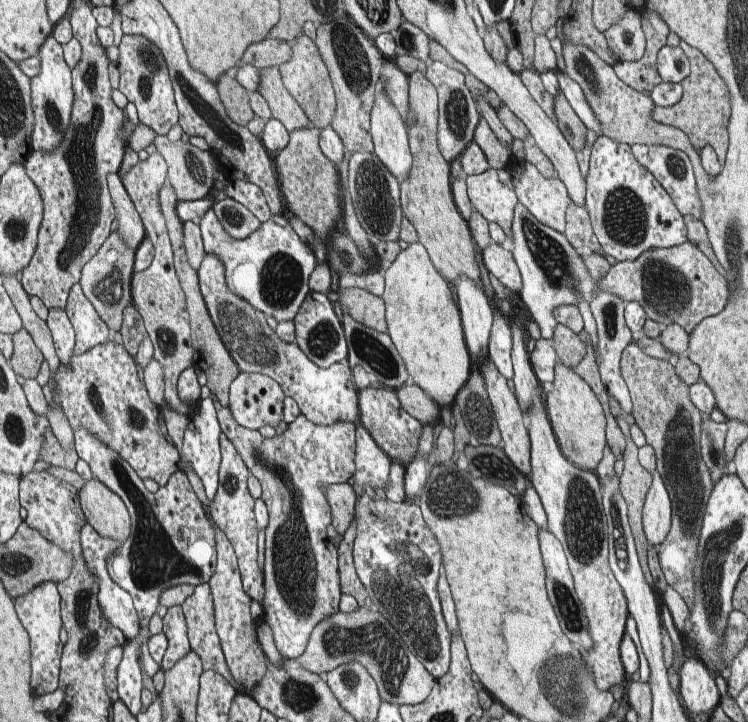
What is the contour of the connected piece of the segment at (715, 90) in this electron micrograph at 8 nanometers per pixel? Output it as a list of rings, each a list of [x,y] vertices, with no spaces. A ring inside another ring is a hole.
[[[680,40],[680,48],[688,56],[690,62],[690,74],[681,82],[683,96],[678,104],[664,108],[654,106],[652,119],[666,126],[673,126],[683,130],[691,139],[692,146],[699,151],[704,146],[712,146],[716,151],[718,160],[722,163],[729,145],[728,123],[731,120],[732,94],[723,76],[715,68],[715,64],[703,54],[703,51],[690,46],[684,40]]]

